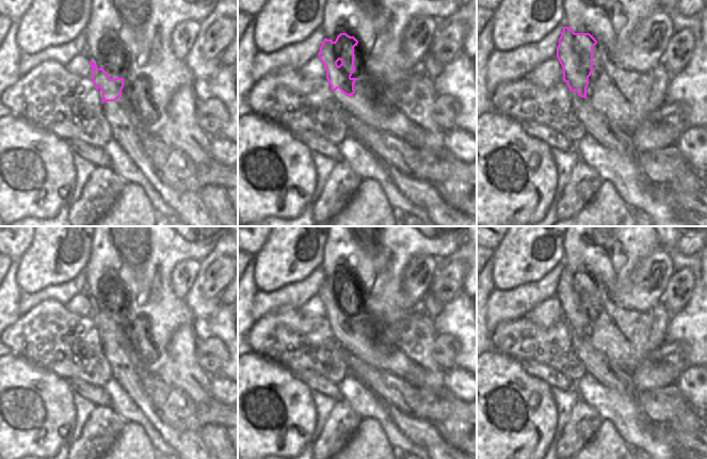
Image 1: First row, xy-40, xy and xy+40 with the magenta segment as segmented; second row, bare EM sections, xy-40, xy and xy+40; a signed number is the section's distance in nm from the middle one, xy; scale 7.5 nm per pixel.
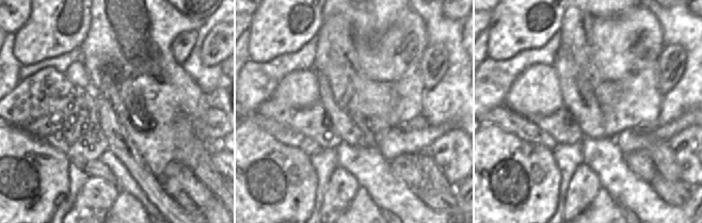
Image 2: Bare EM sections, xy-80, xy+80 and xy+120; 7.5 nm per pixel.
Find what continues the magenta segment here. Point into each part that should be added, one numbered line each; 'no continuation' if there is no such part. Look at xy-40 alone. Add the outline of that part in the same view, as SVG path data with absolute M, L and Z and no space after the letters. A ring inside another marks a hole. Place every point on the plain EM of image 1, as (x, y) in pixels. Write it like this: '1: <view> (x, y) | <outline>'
1: xy-40 (177, 366) | M124 318L122 335L115 342L138 371L140 366L145 367L142 375L155 375L167 385L182 390L199 407L215 400L211 393L211 375L198 365L194 354L194 326L176 330L163 352L154 346L143 318L133 323Z

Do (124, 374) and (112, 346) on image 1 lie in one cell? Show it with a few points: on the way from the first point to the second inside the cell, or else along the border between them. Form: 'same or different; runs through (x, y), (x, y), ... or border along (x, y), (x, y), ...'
same; runs through (117, 367), (116, 358), (113, 352)

